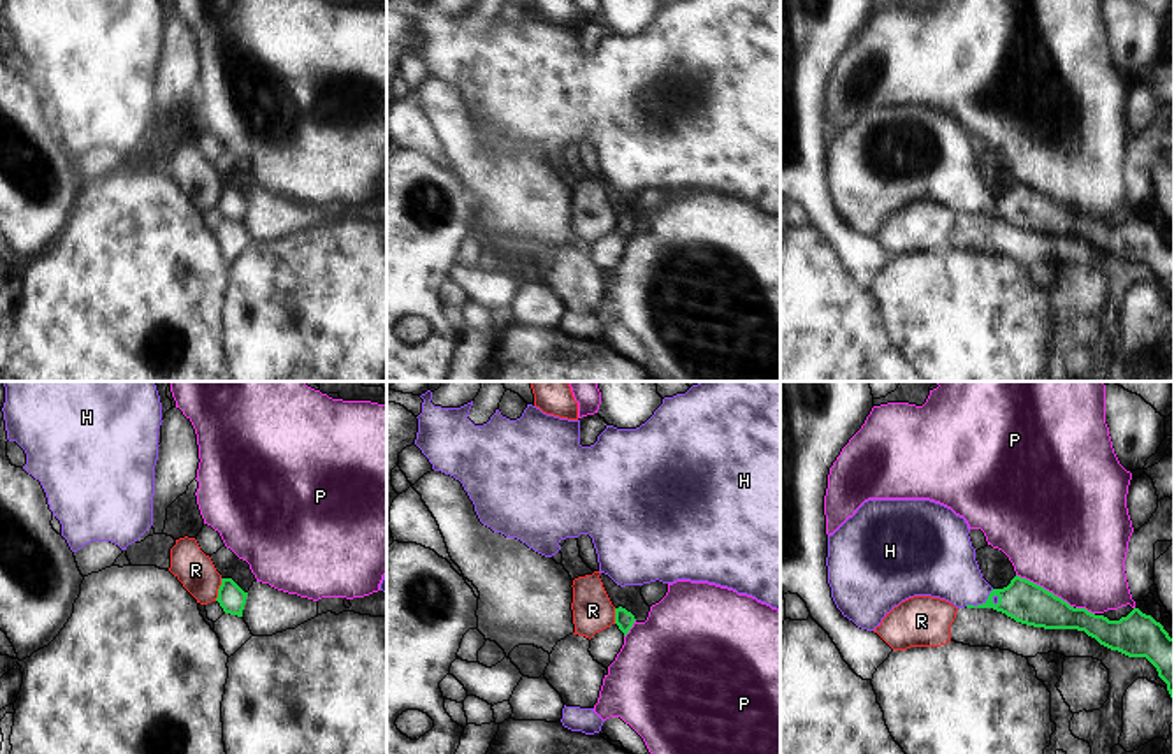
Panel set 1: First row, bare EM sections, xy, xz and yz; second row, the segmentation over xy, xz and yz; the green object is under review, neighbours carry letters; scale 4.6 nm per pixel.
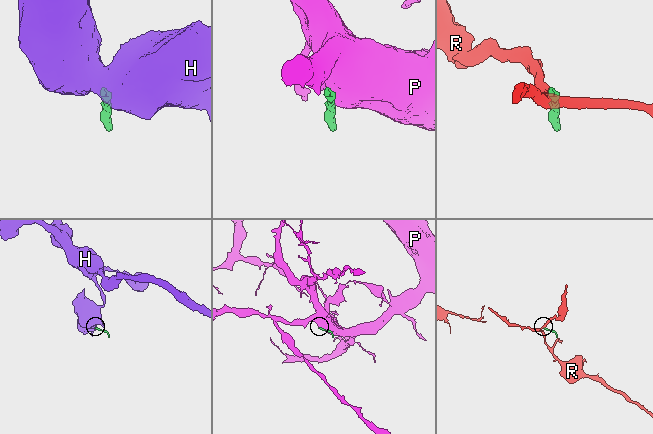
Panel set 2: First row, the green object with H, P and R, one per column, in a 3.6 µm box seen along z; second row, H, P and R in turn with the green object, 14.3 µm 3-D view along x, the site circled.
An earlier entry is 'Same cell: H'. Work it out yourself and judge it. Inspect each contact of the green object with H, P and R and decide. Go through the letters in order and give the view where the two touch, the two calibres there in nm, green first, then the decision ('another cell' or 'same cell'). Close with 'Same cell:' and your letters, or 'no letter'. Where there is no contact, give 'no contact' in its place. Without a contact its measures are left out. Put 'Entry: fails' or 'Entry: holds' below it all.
H: meets green in yz; 190 nm thick on the green side, 300 nm on the other; same cell
P: meets green in yz; 190 nm thick on the green side, 500 nm on the other; another cell
R: meets green in xy; 120 nm thick on the green side, 170 nm on the other; another cell
Same cell: H
Entry: holds

